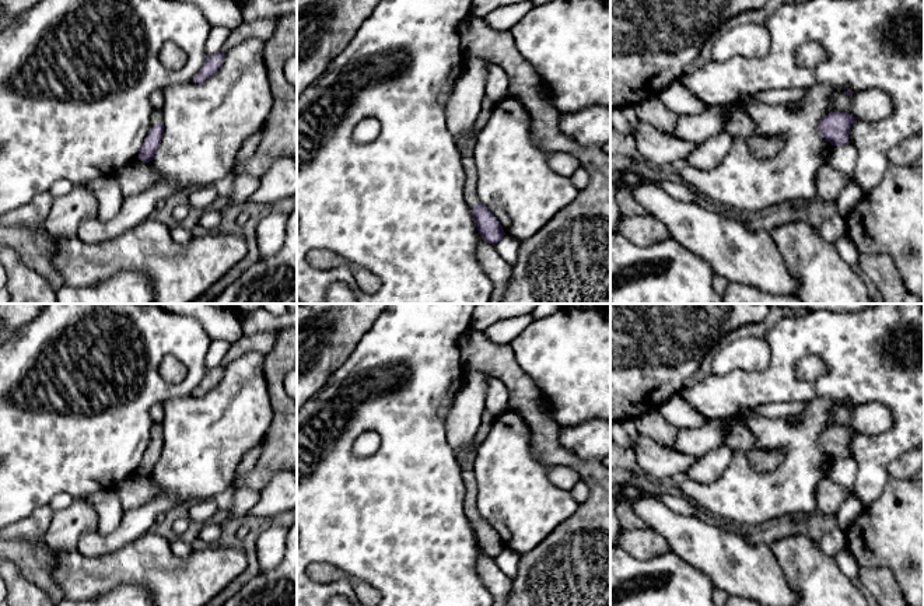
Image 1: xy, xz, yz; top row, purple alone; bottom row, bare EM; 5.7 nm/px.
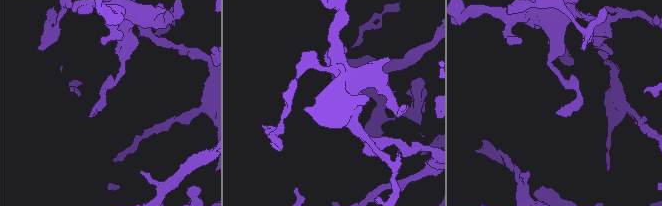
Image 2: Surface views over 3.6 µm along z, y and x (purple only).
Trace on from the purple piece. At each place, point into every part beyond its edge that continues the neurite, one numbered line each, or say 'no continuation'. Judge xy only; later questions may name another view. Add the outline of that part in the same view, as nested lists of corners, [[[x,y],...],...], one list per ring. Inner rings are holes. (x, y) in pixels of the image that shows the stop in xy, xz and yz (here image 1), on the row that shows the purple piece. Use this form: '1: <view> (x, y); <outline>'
1: xy (157, 115); [[[153,109],[150,115],[150,129],[154,127],[155,123],[164,123],[164,111]]]

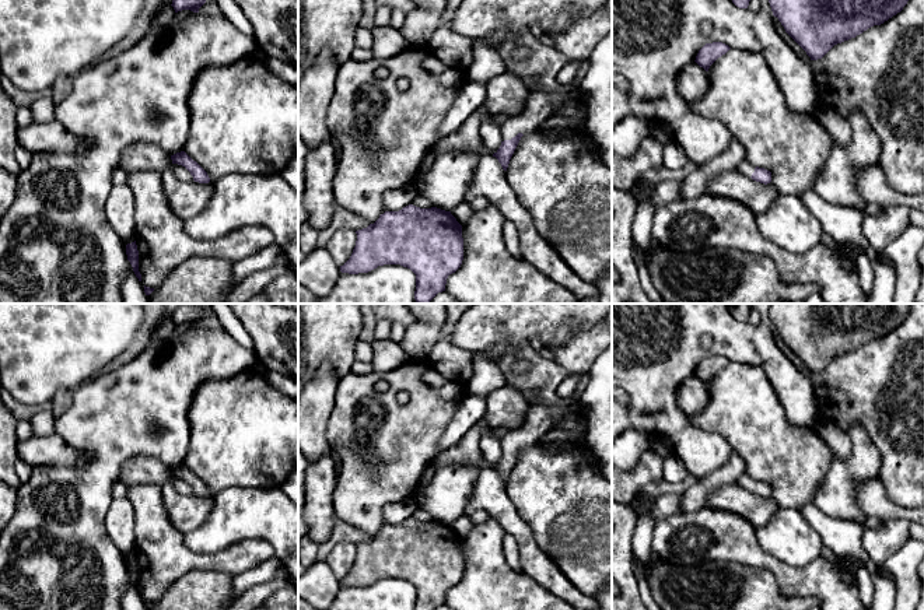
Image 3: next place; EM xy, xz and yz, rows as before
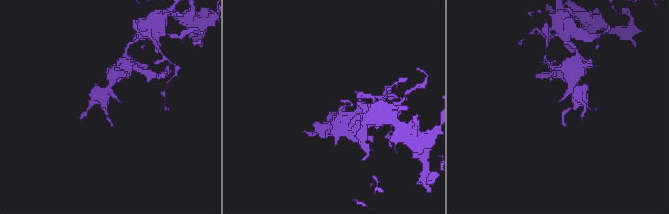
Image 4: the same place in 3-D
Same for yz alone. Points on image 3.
1: yz (746, 168); [[[743,159],[743,161],[738,165],[736,169],[738,169],[742,175],[750,178],[752,173],[755,172],[755,168],[756,168],[756,166],[755,166],[752,162],[749,162],[748,159]]]

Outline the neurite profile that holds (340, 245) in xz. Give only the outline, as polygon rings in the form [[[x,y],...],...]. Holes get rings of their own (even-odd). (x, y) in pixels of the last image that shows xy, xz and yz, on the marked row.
[[[340,228],[332,235],[325,248],[330,253],[335,263],[337,266],[343,266],[350,259],[356,241],[357,234],[354,229]]]

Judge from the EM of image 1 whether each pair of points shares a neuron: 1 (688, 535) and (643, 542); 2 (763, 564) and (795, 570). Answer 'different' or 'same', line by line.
1: different
2: different

